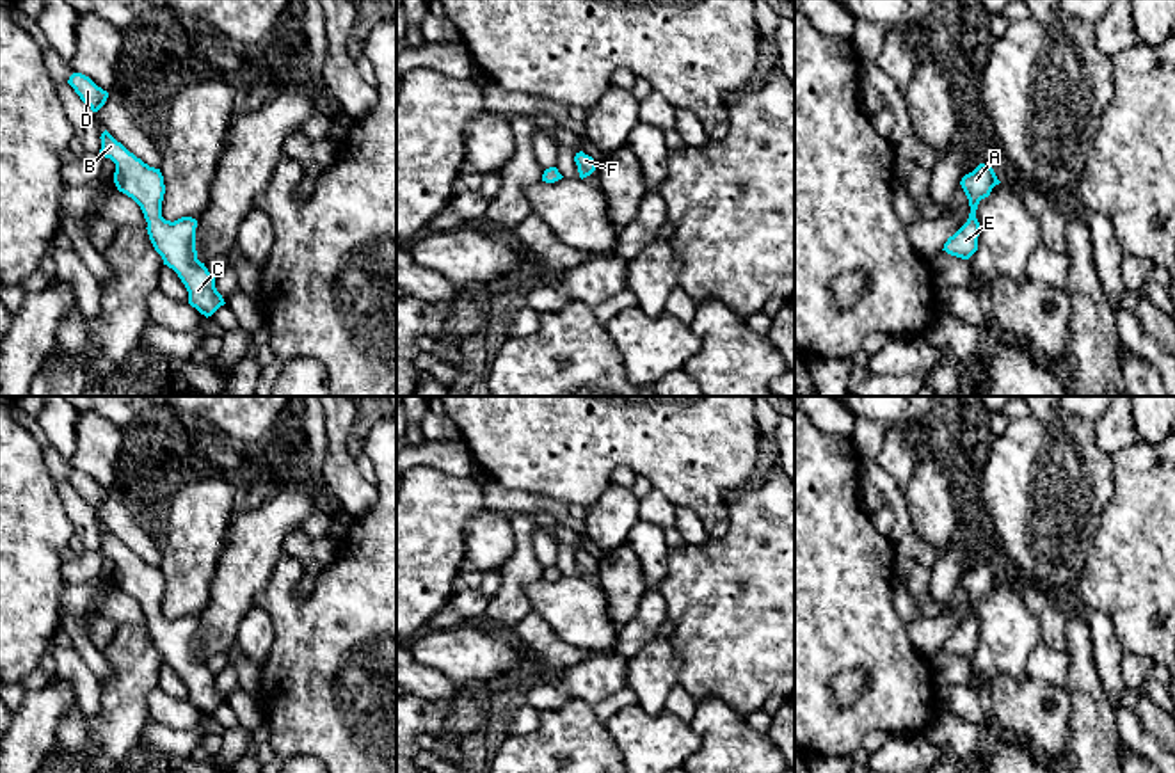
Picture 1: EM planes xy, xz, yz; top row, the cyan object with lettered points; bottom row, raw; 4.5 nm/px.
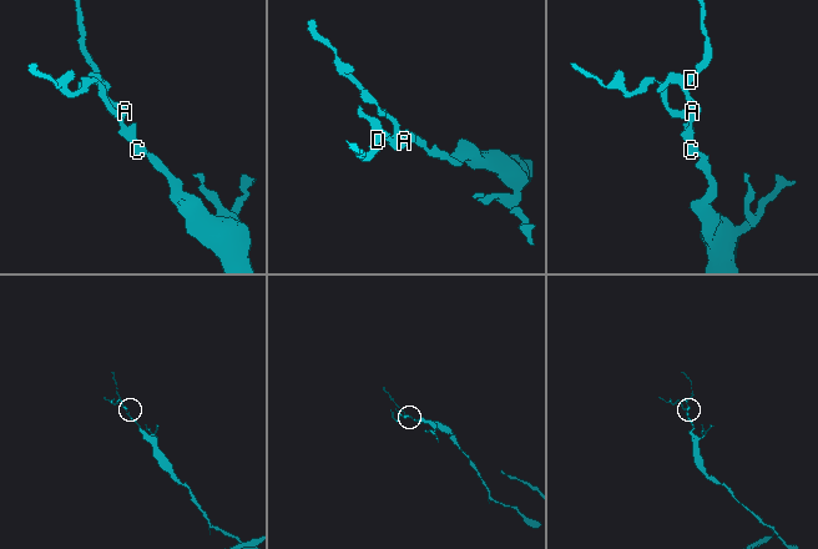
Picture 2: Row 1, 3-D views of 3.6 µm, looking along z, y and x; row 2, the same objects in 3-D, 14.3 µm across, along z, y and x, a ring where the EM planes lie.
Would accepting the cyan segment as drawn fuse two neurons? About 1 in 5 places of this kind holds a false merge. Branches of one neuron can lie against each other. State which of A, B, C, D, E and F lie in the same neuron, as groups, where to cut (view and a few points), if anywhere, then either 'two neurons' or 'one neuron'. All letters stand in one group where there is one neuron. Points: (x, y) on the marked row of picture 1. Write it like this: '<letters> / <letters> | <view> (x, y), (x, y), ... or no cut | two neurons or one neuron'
A B C D E F | no cut | one neuron

